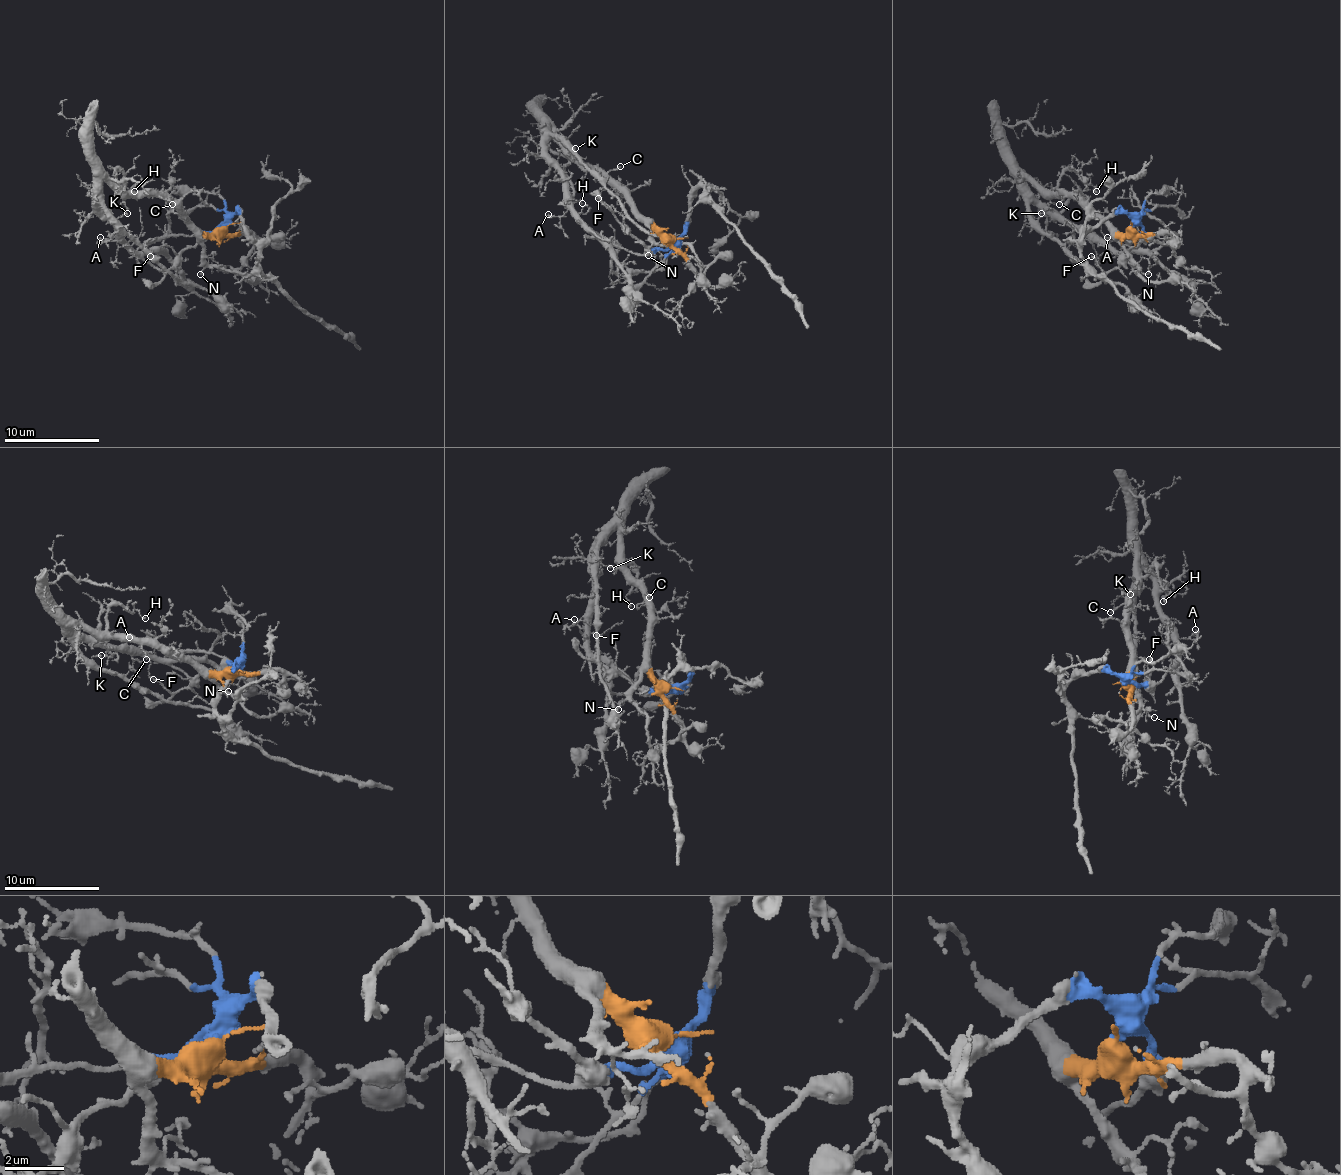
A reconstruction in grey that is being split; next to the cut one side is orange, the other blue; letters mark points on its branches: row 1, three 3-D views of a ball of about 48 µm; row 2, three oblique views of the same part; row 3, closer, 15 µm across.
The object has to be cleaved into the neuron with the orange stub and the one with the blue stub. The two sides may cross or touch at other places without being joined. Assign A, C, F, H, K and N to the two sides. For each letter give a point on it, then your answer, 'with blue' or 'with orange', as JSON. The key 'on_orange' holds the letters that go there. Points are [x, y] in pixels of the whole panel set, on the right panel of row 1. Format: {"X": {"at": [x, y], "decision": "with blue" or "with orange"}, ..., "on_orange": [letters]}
{"A": {"at": [1107, 237], "decision": "with orange"}, "C": {"at": [1059, 204], "decision": "with orange"}, "F": {"at": [1091, 256], "decision": "with blue"}, "H": {"at": [1096, 191], "decision": "with orange"}, "K": {"at": [1041, 213], "decision": "with orange"}, "N": {"at": [1148, 274], "decision": "with orange"}, "on_orange": ["A", "C", "H", "K", "N"]}

